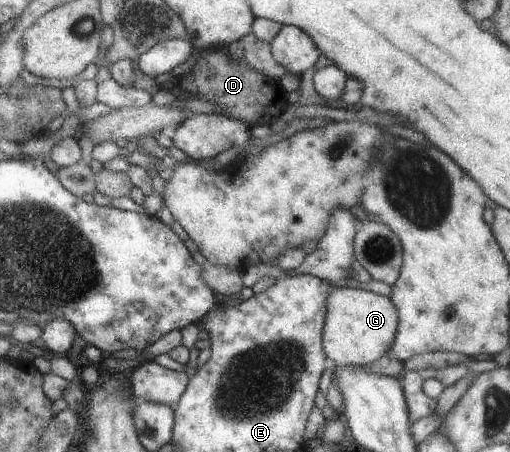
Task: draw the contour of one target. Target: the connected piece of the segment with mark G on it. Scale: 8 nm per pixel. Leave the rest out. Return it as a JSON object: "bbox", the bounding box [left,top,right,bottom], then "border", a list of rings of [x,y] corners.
{"bbox":[321,287,398,367],"border":[[[334,287],[325,299],[321,346],[338,367],[363,366],[387,353],[397,330],[398,316],[389,296],[360,288]]]}

